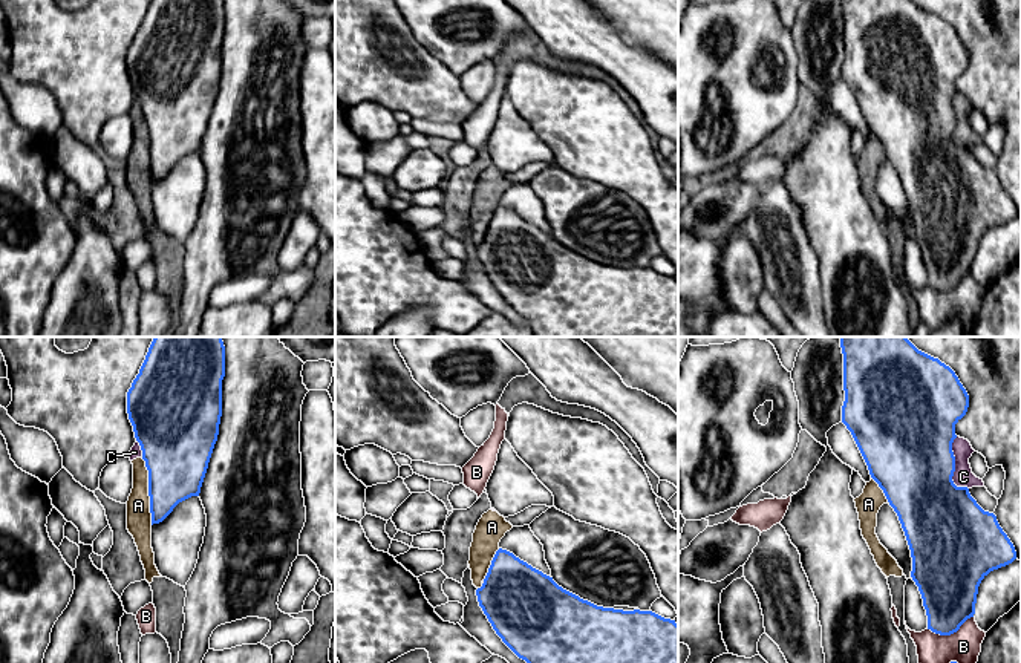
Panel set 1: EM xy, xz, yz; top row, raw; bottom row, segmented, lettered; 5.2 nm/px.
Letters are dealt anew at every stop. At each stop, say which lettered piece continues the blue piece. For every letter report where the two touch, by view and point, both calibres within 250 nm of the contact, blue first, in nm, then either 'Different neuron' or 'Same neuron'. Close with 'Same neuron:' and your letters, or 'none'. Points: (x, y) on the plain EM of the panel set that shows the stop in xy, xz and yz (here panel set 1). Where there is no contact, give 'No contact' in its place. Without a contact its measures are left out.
A: Touches blue at xy (149, 149). Thickness 340 nm (blue) against 130 nm. Different neuron
B: Touches blue at yz (949, 291). Thickness 300 nm (blue) against 180 nm. Different neuron
C: Touches blue at yz (954, 124). Thickness 460 nm (blue) against 110 nm. Different neuron
Same neuron: none

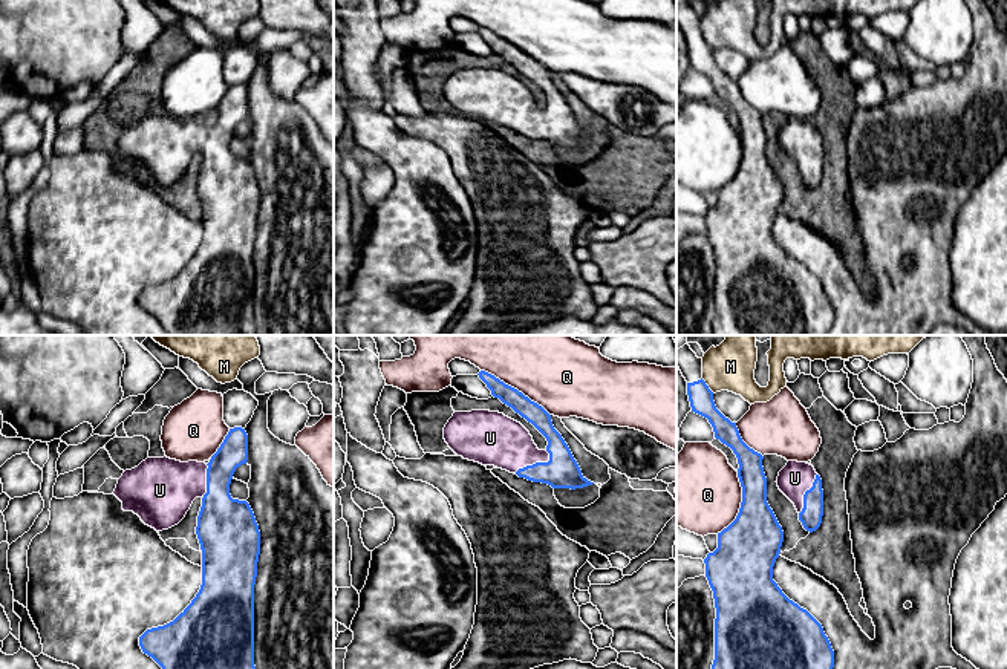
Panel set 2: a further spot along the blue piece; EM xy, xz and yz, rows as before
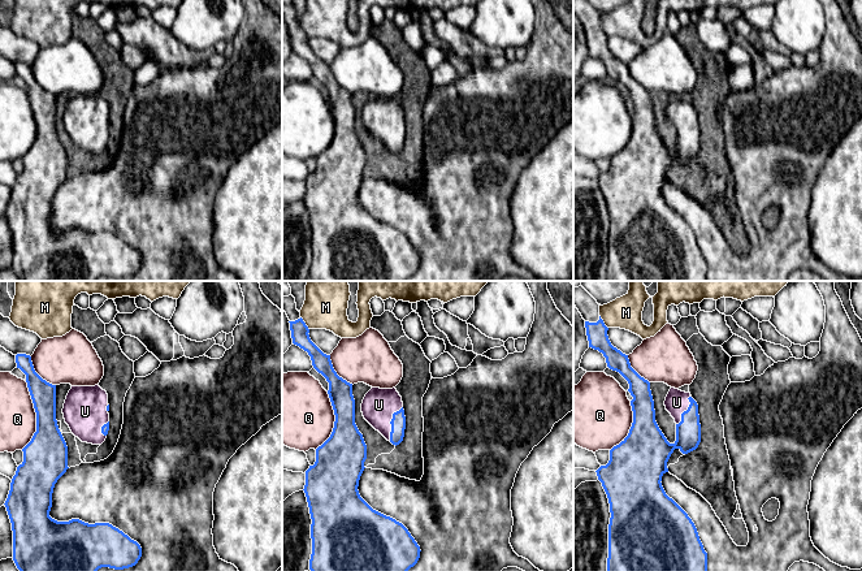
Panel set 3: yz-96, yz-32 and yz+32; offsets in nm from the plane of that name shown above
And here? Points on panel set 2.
M: Touches blue at yz (707, 43). Thickness 130 nm (blue) against 260 nm. Different neuron
Q: Touches blue at xz (516, 46). Thickness 110 nm (blue) against 360 nm. Different neuron
U: Touches blue at xz (536, 120). Thickness 180 nm (blue) against 280 nm. Same neuron
Same neuron: U

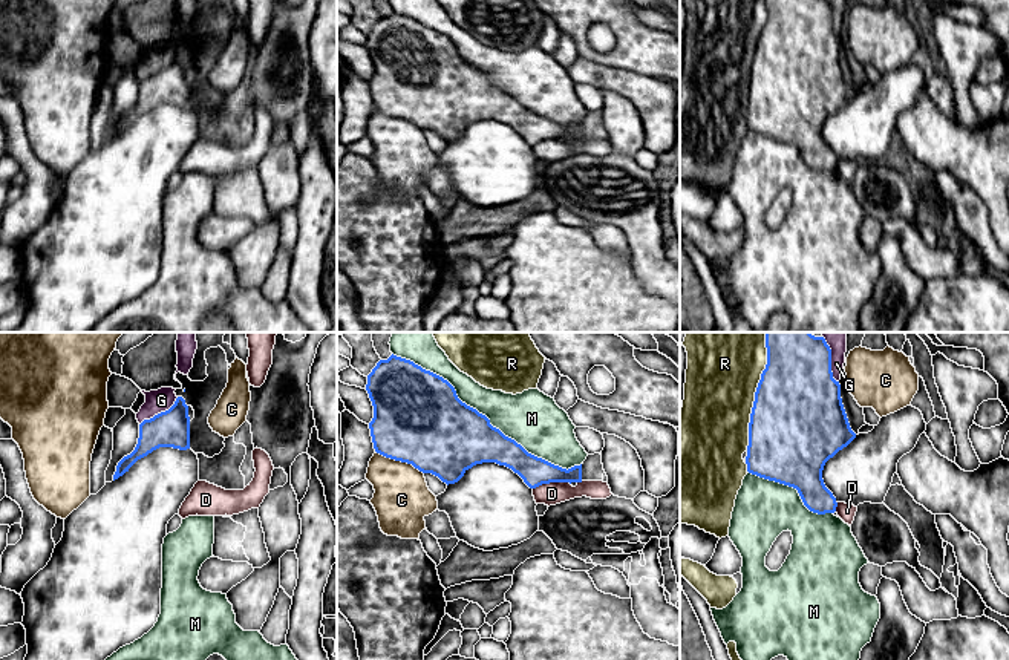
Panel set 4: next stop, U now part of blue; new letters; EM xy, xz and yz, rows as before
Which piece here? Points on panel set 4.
C: Touches blue at xz (400, 117). Thickness 480 nm (blue) against 300 nm. Different neuron
D: Touches blue at xz (551, 138). Thickness 150 nm (blue) against 120 nm. Same neuron
G: Touches blue at xy (161, 69). Thickness 190 nm (blue) against 120 nm. Different neuron
M: Touches blue at xz (486, 74). Thickness 420 nm (blue) against 300 nm. Different neuron
R: Touches blue at yz (755, 54). Thickness 480 nm (blue) against 380 nm. Different neuron
Same neuron: D

